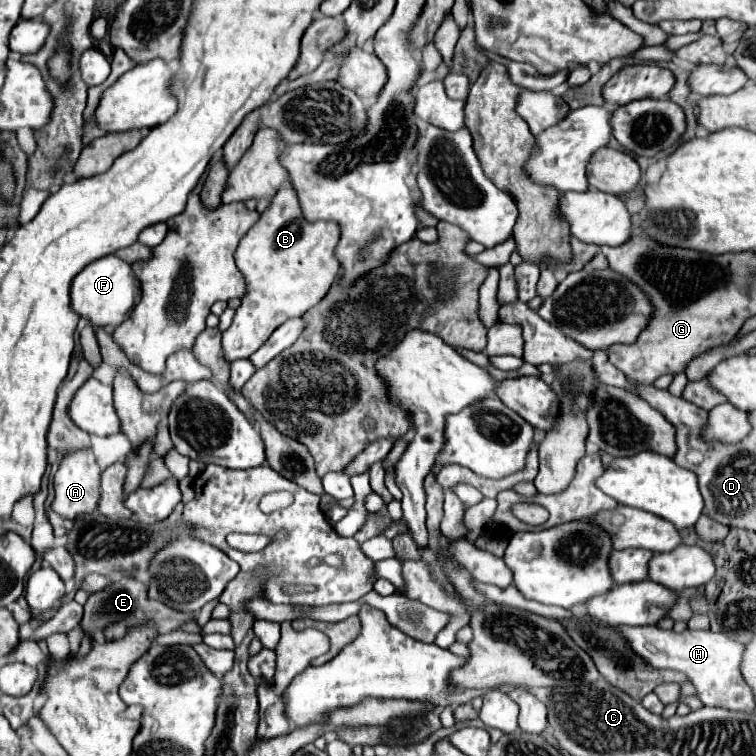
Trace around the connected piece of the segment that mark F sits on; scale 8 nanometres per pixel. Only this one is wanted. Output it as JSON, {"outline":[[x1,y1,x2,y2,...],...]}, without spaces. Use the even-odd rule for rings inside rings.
{"outline":[[111,253,107,257,101,257,93,263,89,263,71,285,71,305,77,309,81,317,87,317,93,327,107,327,107,325,119,325,125,319,129,319,137,297,141,298,141,289,138,280,133,275,133,269,127,261,123,261,117,253]]}

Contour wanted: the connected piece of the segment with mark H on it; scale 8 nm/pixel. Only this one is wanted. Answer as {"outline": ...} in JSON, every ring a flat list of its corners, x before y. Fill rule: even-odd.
{"outline":[[617,627,619,633,625,633,625,639,629,645,633,645,633,651,637,655,645,657,655,669,675,669,685,673,695,691,697,697,701,699,703,705,709,707,721,707,721,709,731,709,731,711,753,711,755,709,755,697,751,687,745,683,739,663,745,651,745,645,741,645,735,639,729,639,723,633,713,633,711,629,707,631,685,631,685,633,675,633,675,631,663,631,659,627]]}

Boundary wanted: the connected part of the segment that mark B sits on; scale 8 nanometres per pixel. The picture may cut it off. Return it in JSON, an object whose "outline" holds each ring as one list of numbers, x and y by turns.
{"outline":[[279,189,273,197,269,209,261,215,261,219,249,229,247,237,241,239,235,261,239,271,245,275,247,291,241,299,241,307,237,307,233,325,223,333,223,359,231,365,237,359,247,359,255,353,267,339,273,329,283,325,287,319,303,317,305,311,315,307,329,291,331,283,339,275,341,263,335,257,335,247,339,243,341,227,335,221,307,221,301,213,297,193,293,189]]}

